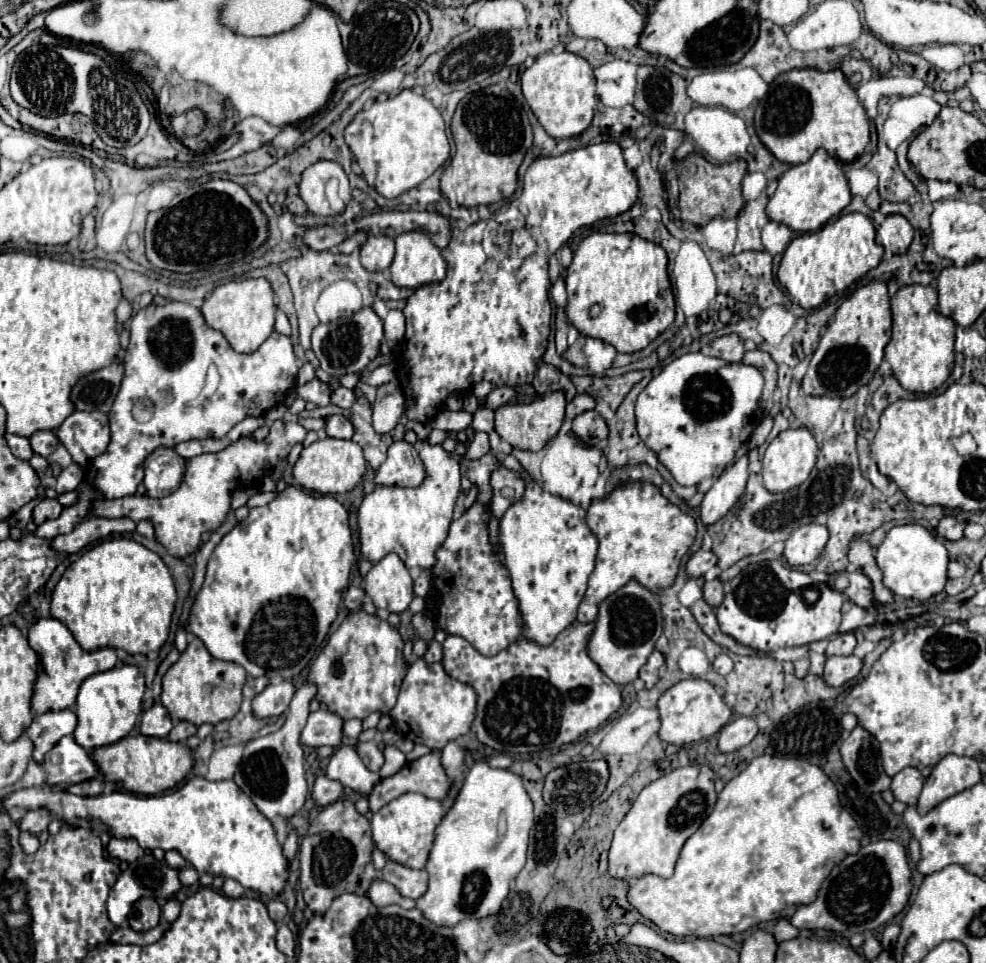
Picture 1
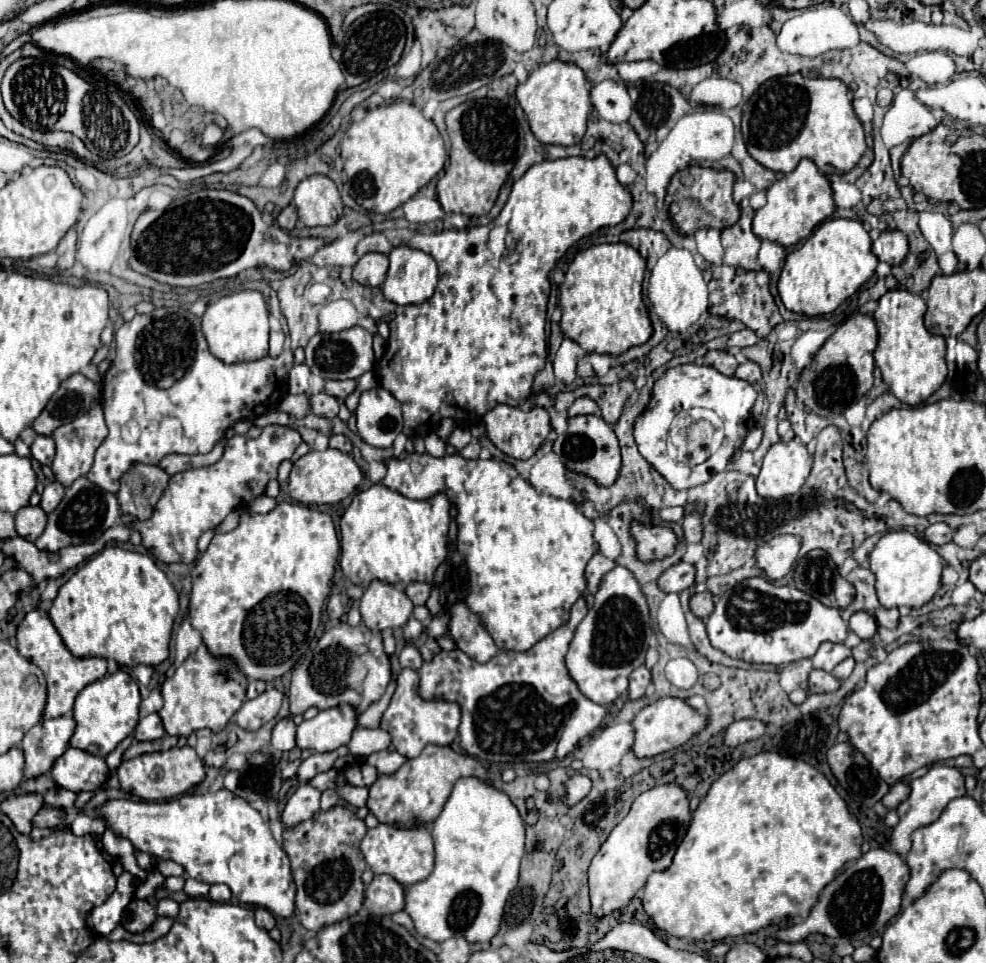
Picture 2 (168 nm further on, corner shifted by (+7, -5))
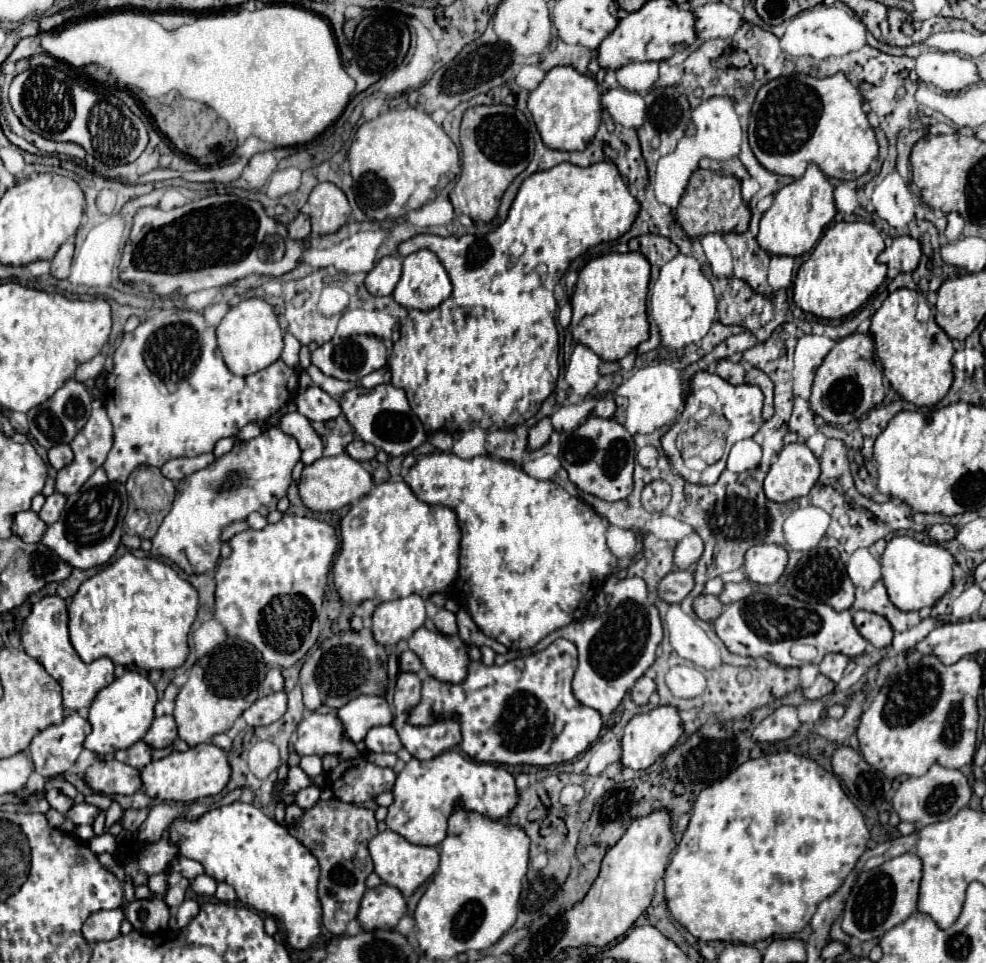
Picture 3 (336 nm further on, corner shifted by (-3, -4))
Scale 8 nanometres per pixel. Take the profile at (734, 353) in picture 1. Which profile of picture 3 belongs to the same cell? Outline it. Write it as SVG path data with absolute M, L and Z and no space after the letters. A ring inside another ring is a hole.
M721 359L721 361L717 361L715 373L717 373L719 377L727 379L729 383L739 385L739 383L743 383L745 367L743 367L743 363L733 363L733 361L729 361L729 359Z

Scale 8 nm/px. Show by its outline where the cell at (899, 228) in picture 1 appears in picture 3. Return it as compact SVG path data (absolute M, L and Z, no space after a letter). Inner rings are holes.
M903 235L903 237L893 239L891 247L887 247L879 255L879 261L889 267L895 267L899 271L913 271L919 263L919 257L921 257L919 241L911 239L909 235Z

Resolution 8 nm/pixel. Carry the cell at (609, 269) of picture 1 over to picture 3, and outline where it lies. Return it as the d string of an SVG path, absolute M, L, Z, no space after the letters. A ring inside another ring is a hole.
M639 251L607 253L591 259L581 271L575 285L571 307L571 333L575 341L591 347L603 361L619 361L639 343L649 339L647 321L647 287L649 263Z

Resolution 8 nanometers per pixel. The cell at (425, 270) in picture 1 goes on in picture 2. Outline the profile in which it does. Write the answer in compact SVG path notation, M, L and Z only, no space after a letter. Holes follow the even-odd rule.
M397 246L389 254L391 266L383 284L383 296L399 306L423 304L437 288L435 260L415 248Z

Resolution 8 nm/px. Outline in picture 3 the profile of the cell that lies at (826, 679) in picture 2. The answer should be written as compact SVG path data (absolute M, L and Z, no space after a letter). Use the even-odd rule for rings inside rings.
M819 675L815 679L815 683L811 687L807 687L803 693L807 699L821 699L821 697L829 695L833 689L835 689L835 683L831 679L827 679L825 675Z

